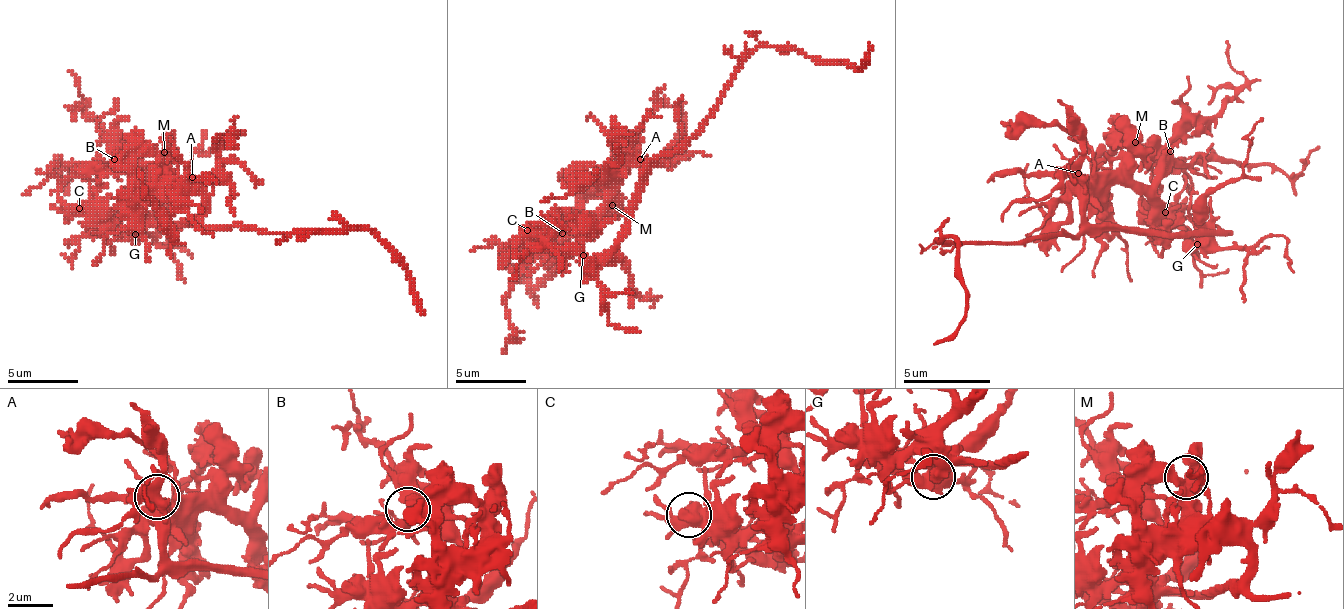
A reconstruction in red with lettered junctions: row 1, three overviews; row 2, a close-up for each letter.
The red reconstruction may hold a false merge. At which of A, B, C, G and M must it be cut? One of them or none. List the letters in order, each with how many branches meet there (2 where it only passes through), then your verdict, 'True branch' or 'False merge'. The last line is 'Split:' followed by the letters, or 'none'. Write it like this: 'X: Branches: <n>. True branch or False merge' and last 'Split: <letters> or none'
A: Branches: 4. True branch
B: Branches: 4. True branch
C: Branches: 4. True branch
G: Branches: 4. False merge
M: Branches: 4. True branch
Split: G

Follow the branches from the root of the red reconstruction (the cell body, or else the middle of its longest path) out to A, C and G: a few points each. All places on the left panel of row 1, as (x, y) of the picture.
A: (213, 226), (202, 222), (202, 187), (192, 177)
C: (213, 226), (202, 222), (202, 198), (199, 194), (188, 194), (167, 184), (160, 184), (128, 208), (79, 208)
G: (213, 226), (202, 222), (149, 226), (135, 233)

